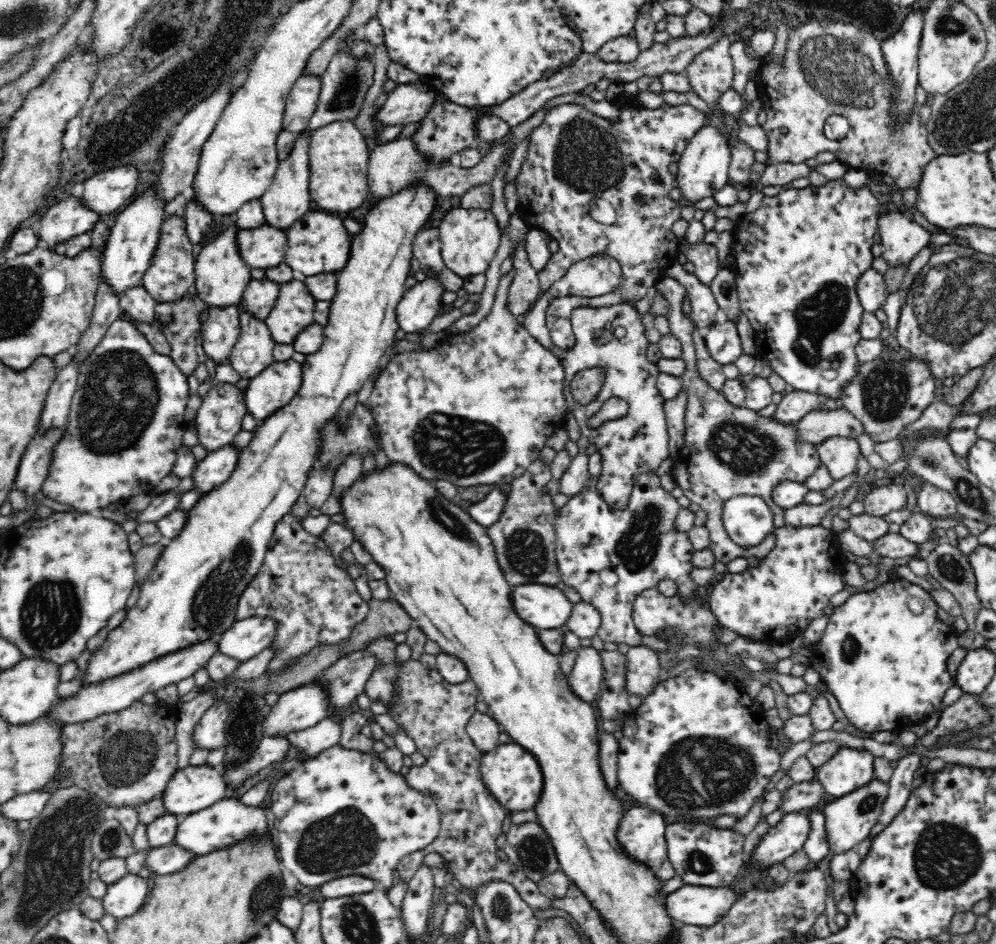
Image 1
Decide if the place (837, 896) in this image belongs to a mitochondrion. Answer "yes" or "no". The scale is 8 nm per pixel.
no

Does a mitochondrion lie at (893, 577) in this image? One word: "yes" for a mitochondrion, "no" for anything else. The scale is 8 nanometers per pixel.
no

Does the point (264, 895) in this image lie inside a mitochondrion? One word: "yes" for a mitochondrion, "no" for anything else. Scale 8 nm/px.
yes

